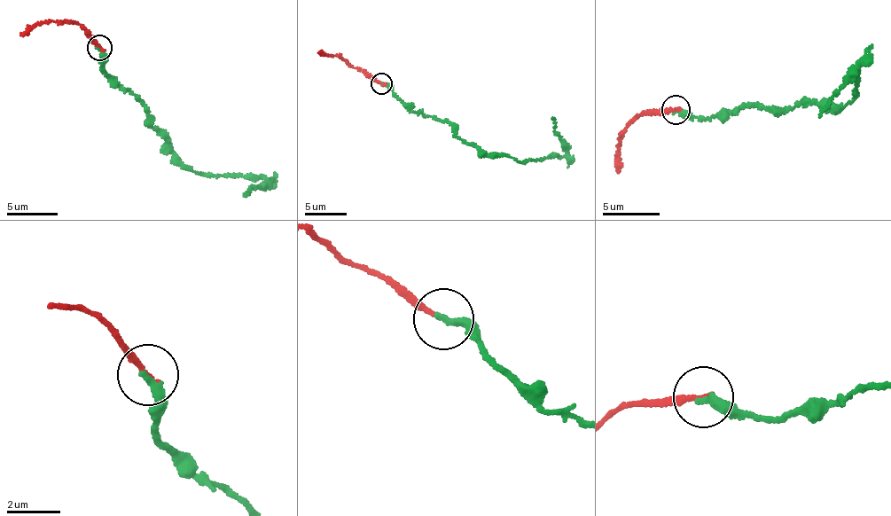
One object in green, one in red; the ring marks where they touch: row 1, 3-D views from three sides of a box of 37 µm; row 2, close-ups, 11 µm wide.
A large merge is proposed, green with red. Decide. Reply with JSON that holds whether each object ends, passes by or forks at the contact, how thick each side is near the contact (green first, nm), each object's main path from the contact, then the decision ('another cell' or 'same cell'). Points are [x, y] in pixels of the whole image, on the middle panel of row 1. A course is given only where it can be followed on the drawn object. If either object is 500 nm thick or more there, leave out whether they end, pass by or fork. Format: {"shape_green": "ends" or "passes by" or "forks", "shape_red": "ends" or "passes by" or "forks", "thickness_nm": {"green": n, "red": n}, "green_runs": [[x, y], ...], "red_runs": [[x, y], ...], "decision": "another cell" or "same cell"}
{"shape_green": "ends", "shape_red": "ends", "thickness_nm": {"green": 320, "red": 160}, "green_runs": [[381, 83], [413, 111], [439, 119], [488, 153], [526, 162], [561, 158], [566, 153], [552, 117]], "red_runs": [[381, 83], [339, 58], [319, 51]], "decision": "another cell"}

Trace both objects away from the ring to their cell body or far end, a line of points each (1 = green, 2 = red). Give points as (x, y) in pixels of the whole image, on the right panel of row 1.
1: (676, 108), (704, 118), (754, 103), (777, 111), (808, 98), (838, 107), (858, 95), (862, 65), (819, 116)
2: (676, 108), (642, 113), (624, 129), (617, 145), (618, 172)

